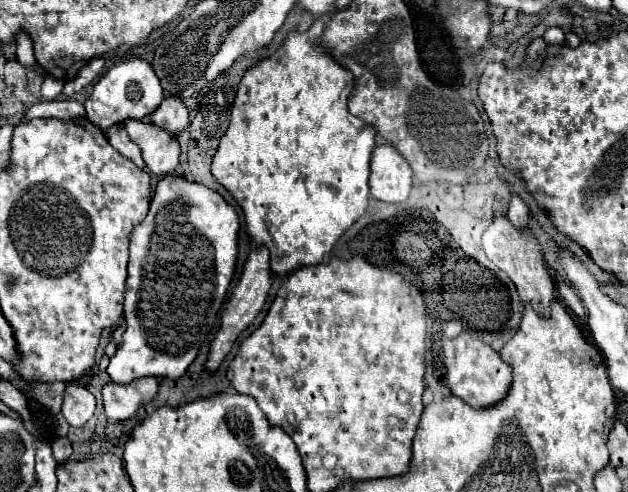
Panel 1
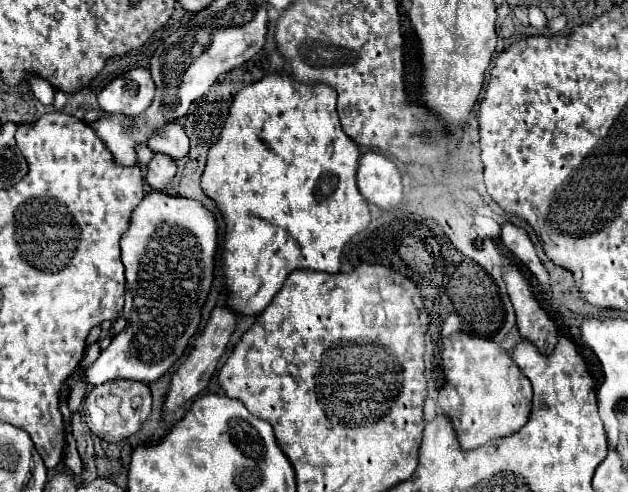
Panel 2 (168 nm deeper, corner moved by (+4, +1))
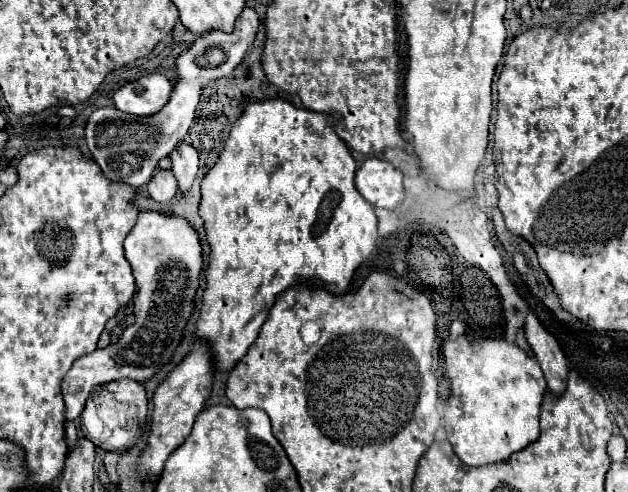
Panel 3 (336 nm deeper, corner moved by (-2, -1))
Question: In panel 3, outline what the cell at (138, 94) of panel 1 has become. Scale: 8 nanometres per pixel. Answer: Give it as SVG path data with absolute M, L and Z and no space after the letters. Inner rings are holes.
M147 74L119 88L113 94L113 102L121 112L133 116L151 116L165 106L171 90L171 82L163 74Z

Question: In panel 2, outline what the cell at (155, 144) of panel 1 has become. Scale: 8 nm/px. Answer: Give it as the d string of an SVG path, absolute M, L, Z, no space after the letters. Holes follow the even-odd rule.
M155 154L153 160L149 162L147 166L147 176L145 176L145 182L149 184L151 190L165 190L173 176L177 172L177 166L171 158L165 158L165 154Z

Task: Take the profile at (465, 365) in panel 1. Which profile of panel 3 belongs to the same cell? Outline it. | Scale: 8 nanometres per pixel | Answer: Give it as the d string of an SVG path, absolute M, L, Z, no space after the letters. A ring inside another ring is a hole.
M457 338L443 346L443 360L447 378L451 380L449 398L443 406L443 424L447 430L447 440L453 444L455 454L467 466L483 466L489 462L507 460L511 454L519 452L539 436L539 406L547 384L539 362L533 356L505 340L489 338L469 342L467 338Z

